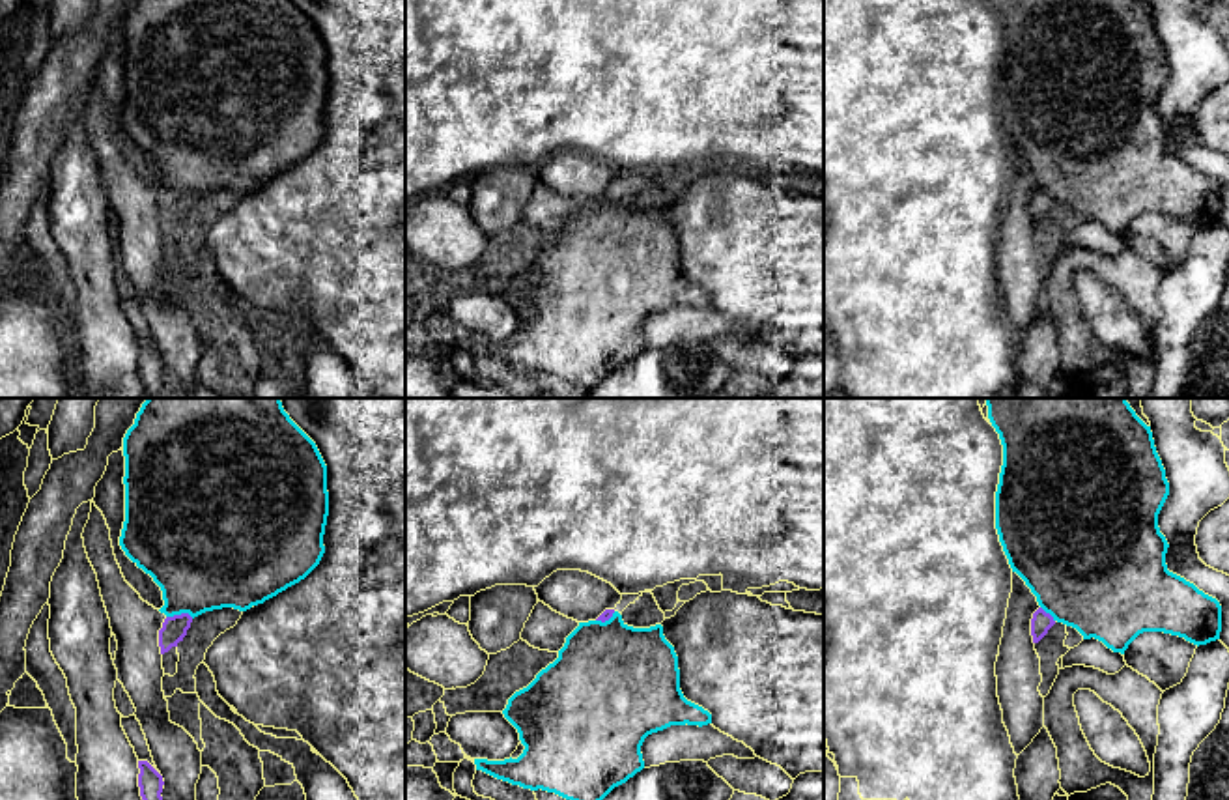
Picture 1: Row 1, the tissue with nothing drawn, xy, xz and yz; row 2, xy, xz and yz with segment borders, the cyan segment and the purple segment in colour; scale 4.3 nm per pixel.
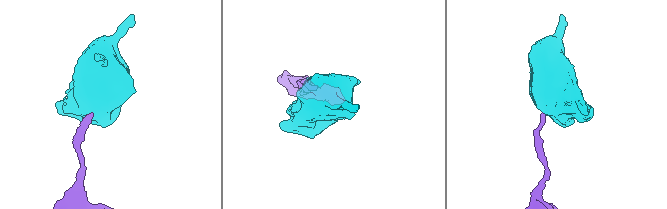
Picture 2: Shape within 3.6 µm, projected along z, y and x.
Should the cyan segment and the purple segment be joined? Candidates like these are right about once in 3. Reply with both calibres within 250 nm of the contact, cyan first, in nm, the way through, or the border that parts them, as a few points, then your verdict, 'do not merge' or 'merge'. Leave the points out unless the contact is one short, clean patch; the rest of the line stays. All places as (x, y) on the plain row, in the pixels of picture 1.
420/110 nm | along xy (167, 197), (189, 195), (193, 199) | do not merge

